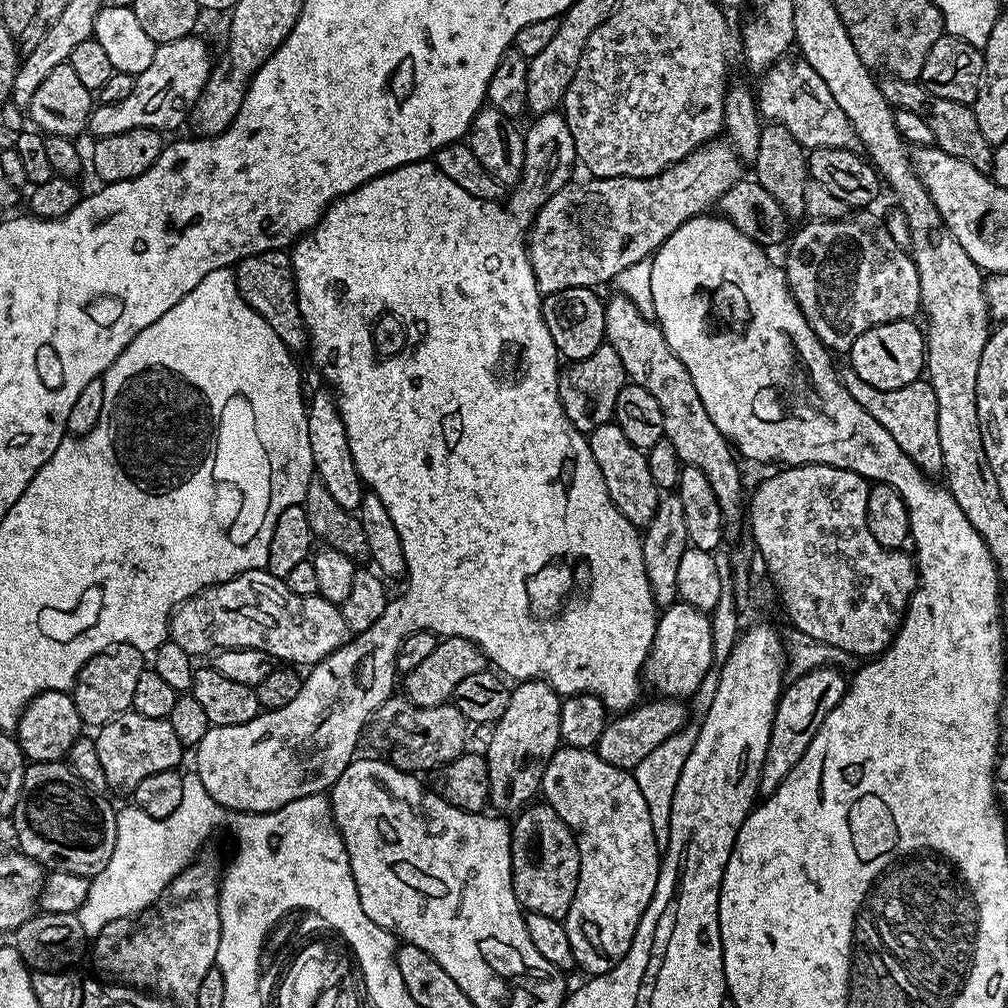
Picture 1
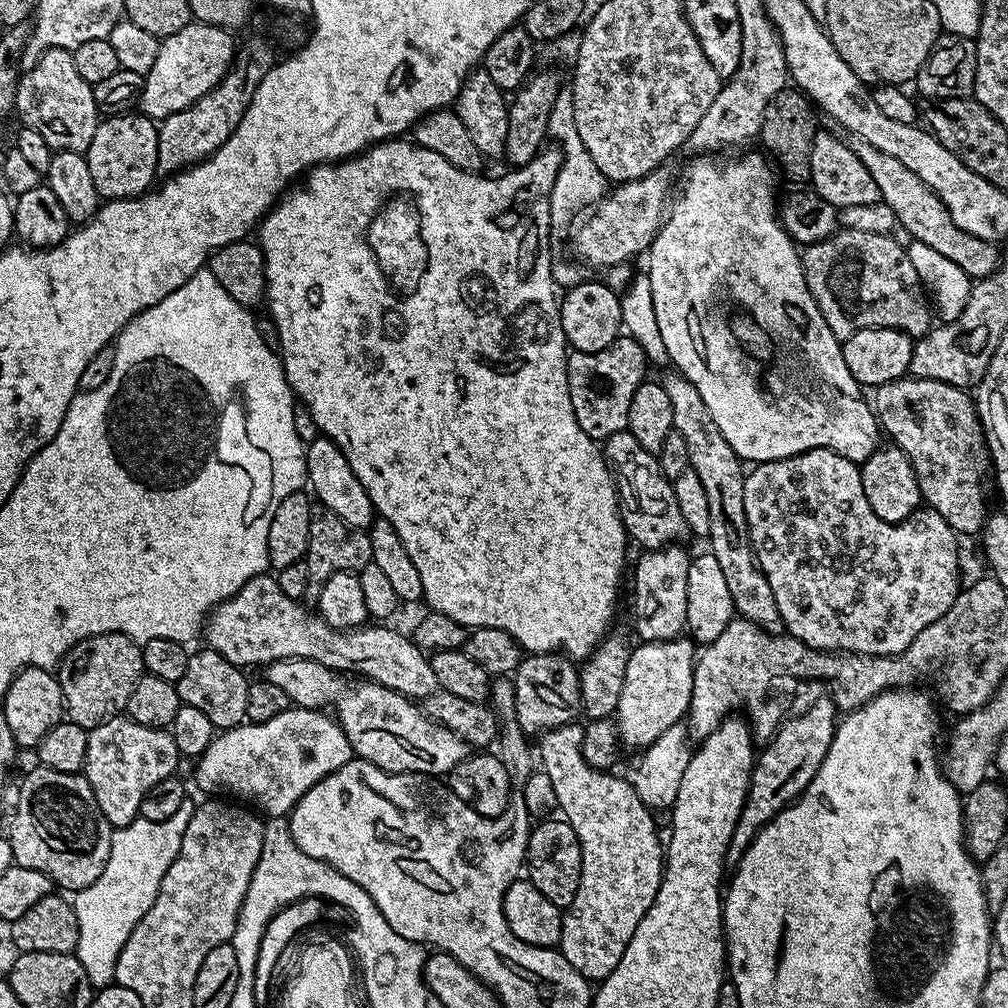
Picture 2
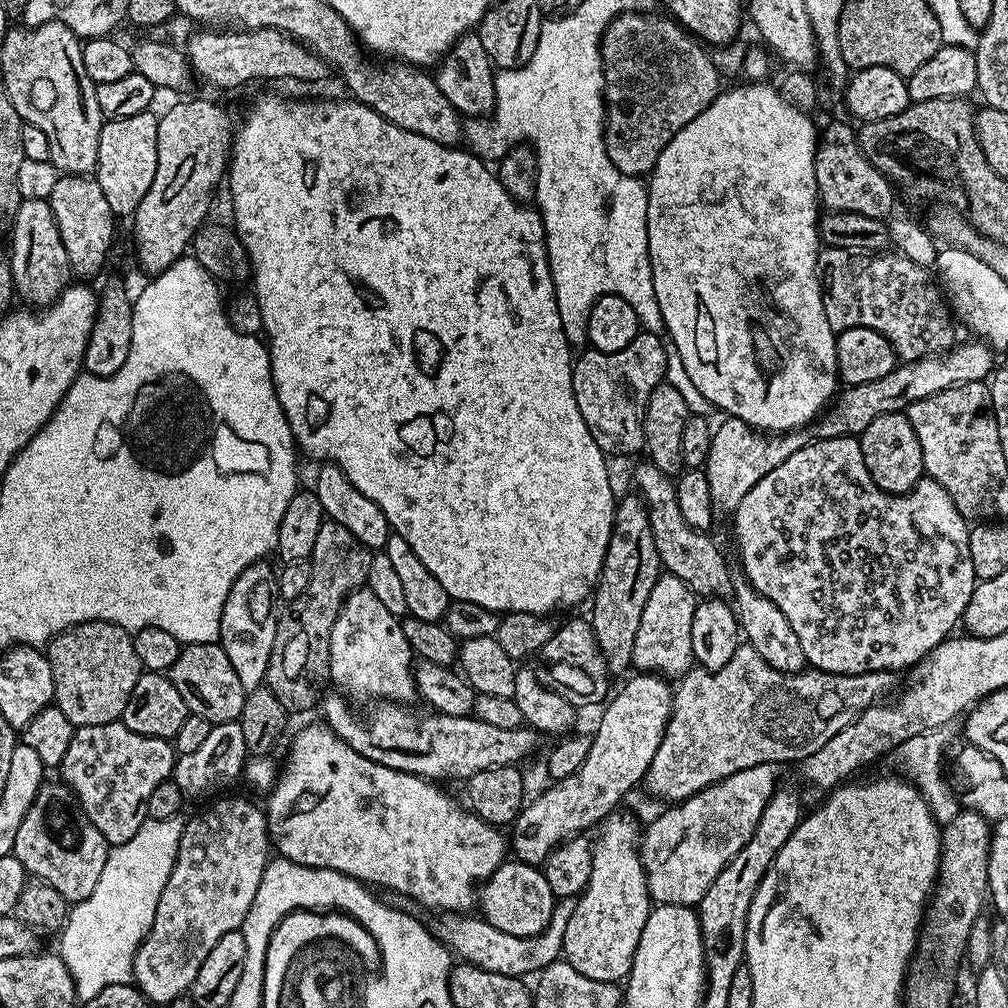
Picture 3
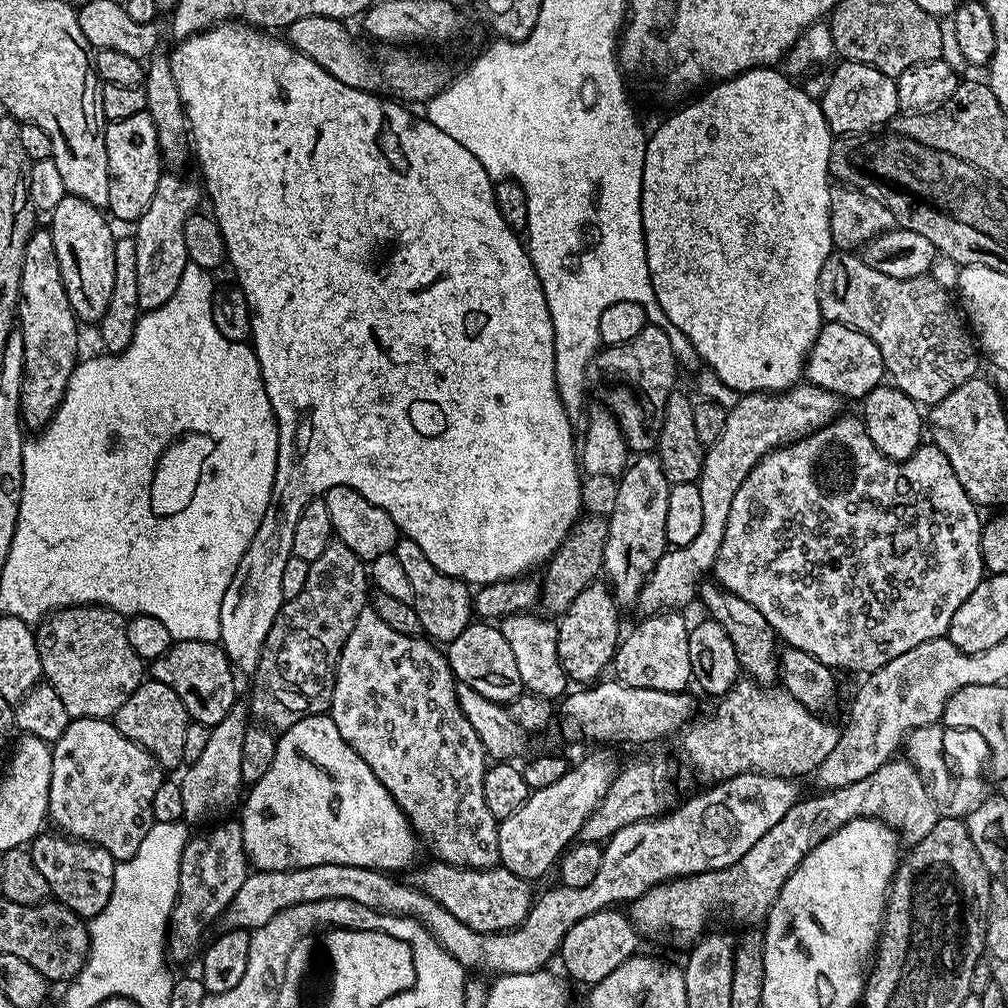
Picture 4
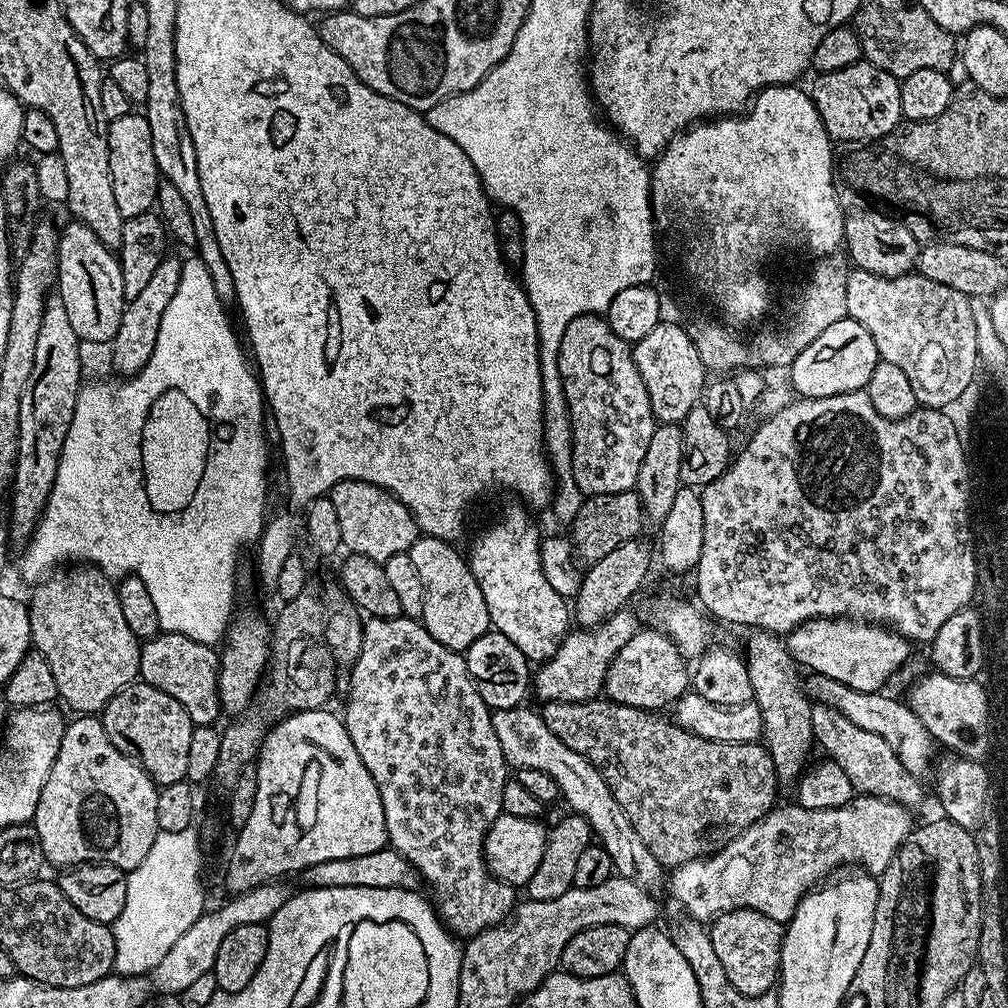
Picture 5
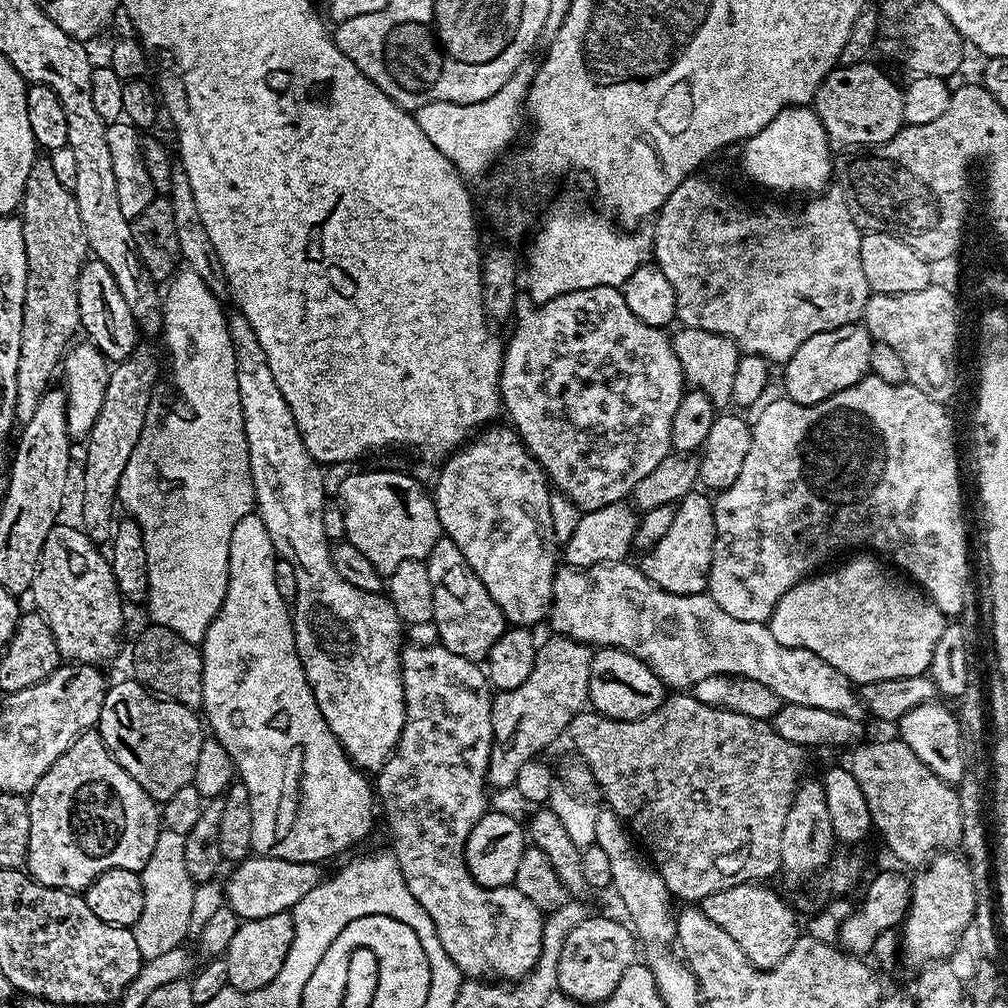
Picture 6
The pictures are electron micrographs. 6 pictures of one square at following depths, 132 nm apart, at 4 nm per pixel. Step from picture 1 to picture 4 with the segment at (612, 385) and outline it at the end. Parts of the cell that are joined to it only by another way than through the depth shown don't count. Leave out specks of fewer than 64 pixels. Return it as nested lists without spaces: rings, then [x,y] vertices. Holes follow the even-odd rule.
[[[649,326],[629,344],[614,344],[605,347],[594,361],[595,371],[600,371],[608,380],[622,387],[632,387],[644,404],[620,404],[614,408],[614,415],[624,432],[624,440],[636,454],[648,454],[655,449],[660,439],[660,422],[664,418],[664,403],[672,395],[676,384],[678,365],[672,343],[665,329]]]

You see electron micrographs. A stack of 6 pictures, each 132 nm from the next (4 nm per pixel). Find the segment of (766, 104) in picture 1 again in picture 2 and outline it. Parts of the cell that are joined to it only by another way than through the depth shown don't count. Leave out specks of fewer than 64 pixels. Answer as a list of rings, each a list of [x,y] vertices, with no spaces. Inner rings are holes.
[[[853,139],[851,146],[854,154],[862,158],[862,166],[870,170],[870,178],[874,178],[874,183],[878,186],[882,203],[890,206],[890,210],[894,210],[897,225],[901,229],[905,228],[912,240],[926,242],[930,250],[938,250],[938,254],[950,258],[950,262],[954,262],[954,266],[961,267],[970,278],[989,276],[999,268],[1001,249],[996,249],[999,247],[993,241],[974,238],[974,234],[966,234],[966,230],[959,228],[950,218],[950,210],[946,210],[938,194],[930,190],[930,186],[923,184],[918,174],[914,174],[914,170],[902,166],[898,158],[878,150],[878,146],[870,146],[870,142]]]

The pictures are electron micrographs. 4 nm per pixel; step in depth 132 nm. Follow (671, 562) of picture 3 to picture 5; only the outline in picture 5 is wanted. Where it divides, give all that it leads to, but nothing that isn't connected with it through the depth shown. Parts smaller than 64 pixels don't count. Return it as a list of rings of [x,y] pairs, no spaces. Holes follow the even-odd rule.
[[[763,630],[751,633],[748,645],[742,648],[748,665],[754,703],[762,714],[763,743],[776,767],[776,778],[781,785],[795,785],[809,763],[808,751],[814,748],[812,739],[812,709],[809,697],[800,693],[798,665],[788,653],[788,645],[779,635]]]

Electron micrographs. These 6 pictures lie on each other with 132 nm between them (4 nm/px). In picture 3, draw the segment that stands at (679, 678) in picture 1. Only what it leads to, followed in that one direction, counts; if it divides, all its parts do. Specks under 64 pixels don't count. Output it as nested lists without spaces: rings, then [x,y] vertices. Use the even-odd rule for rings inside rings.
[[[632,674],[628,681],[620,688],[620,693],[613,695],[607,701],[604,713],[600,716],[600,725],[594,731],[594,739],[590,746],[590,754],[586,754],[586,762],[578,766],[570,778],[555,781],[541,796],[536,796],[527,801],[520,809],[519,816],[511,825],[510,852],[515,859],[524,864],[543,865],[544,859],[549,856],[563,840],[572,836],[587,833],[587,828],[595,829],[609,814],[621,807],[620,799],[631,790],[635,784],[643,781],[648,772],[650,762],[654,762],[654,754],[658,754],[658,746],[664,737],[668,719],[672,713],[672,698],[674,688],[665,677],[659,674]]]

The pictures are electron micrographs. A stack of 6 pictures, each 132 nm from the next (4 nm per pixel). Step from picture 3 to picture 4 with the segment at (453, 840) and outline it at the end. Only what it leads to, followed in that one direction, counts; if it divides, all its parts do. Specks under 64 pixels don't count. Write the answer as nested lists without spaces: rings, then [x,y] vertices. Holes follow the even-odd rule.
[[[328,714],[307,716],[302,718],[302,722],[279,733],[270,770],[266,770],[258,783],[247,789],[243,804],[238,823],[242,830],[244,853],[248,856],[249,865],[261,872],[334,862],[379,868],[382,872],[396,874],[399,868],[407,869],[416,856],[418,837],[412,831],[406,814],[398,802],[394,802],[386,786],[374,778],[374,770],[370,770],[370,766],[366,766],[366,762],[362,762],[362,758],[358,758],[355,750],[344,741],[342,734],[338,734],[338,726],[334,726]]]

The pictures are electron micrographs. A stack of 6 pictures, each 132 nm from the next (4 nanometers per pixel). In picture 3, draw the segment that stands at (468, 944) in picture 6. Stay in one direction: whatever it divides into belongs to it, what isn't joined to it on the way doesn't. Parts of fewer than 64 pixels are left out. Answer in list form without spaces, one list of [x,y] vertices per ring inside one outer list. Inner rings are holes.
[[[368,587],[357,588],[344,599],[334,626],[330,630],[328,674],[349,697],[377,696],[380,702],[412,702],[416,700],[414,653],[402,634],[400,620]]]

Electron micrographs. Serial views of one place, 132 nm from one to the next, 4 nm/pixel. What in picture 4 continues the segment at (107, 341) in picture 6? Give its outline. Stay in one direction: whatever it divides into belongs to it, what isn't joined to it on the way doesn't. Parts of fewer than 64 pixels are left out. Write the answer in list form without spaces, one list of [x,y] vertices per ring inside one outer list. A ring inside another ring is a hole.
[[[67,194],[50,213],[50,220],[49,232],[54,238],[54,250],[71,309],[79,321],[99,323],[114,290],[114,246],[117,239],[112,232],[113,225],[101,209]]]

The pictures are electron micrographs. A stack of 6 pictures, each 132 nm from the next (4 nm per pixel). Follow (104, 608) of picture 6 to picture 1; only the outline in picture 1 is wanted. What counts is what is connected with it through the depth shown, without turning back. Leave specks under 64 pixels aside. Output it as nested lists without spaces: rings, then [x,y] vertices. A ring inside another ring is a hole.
[[[129,644],[106,646],[94,658],[90,658],[82,666],[76,676],[76,682],[70,689],[74,706],[78,706],[78,714],[85,725],[99,726],[108,724],[122,713],[129,711],[134,698],[134,685],[146,670],[145,653],[139,652]]]

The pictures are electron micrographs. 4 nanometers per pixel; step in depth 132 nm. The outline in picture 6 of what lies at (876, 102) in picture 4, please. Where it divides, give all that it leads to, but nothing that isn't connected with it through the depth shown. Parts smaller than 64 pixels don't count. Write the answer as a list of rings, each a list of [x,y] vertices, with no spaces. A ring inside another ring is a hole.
[[[872,62],[845,64],[833,68],[832,73],[820,83],[814,111],[833,145],[881,144],[894,138],[896,131],[904,124],[903,97],[901,85],[896,85],[882,69],[875,68]]]

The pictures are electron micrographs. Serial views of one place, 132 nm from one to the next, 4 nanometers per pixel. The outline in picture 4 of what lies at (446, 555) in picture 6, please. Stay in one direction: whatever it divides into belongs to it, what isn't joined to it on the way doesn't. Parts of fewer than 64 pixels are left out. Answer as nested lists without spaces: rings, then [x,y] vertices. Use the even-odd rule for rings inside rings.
[[[400,538],[396,541],[395,554],[398,562],[402,562],[406,574],[410,577],[410,587],[414,589],[412,604],[416,609],[416,616],[420,620],[420,628],[428,631],[427,635],[433,641],[449,642],[466,630],[474,616],[472,607],[473,593],[469,585],[462,580],[455,580],[442,574],[434,566],[430,566],[430,558],[422,554],[422,550],[413,540]]]

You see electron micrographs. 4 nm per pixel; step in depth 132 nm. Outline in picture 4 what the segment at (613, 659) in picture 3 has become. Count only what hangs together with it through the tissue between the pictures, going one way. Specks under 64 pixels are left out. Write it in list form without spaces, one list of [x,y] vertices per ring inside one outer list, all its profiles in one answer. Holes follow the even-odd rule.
[[[640,454],[629,463],[619,477],[612,513],[607,513],[608,533],[604,547],[603,575],[620,606],[635,605],[642,586],[650,578],[658,558],[669,547],[666,538],[666,502],[669,483],[655,454]]]

